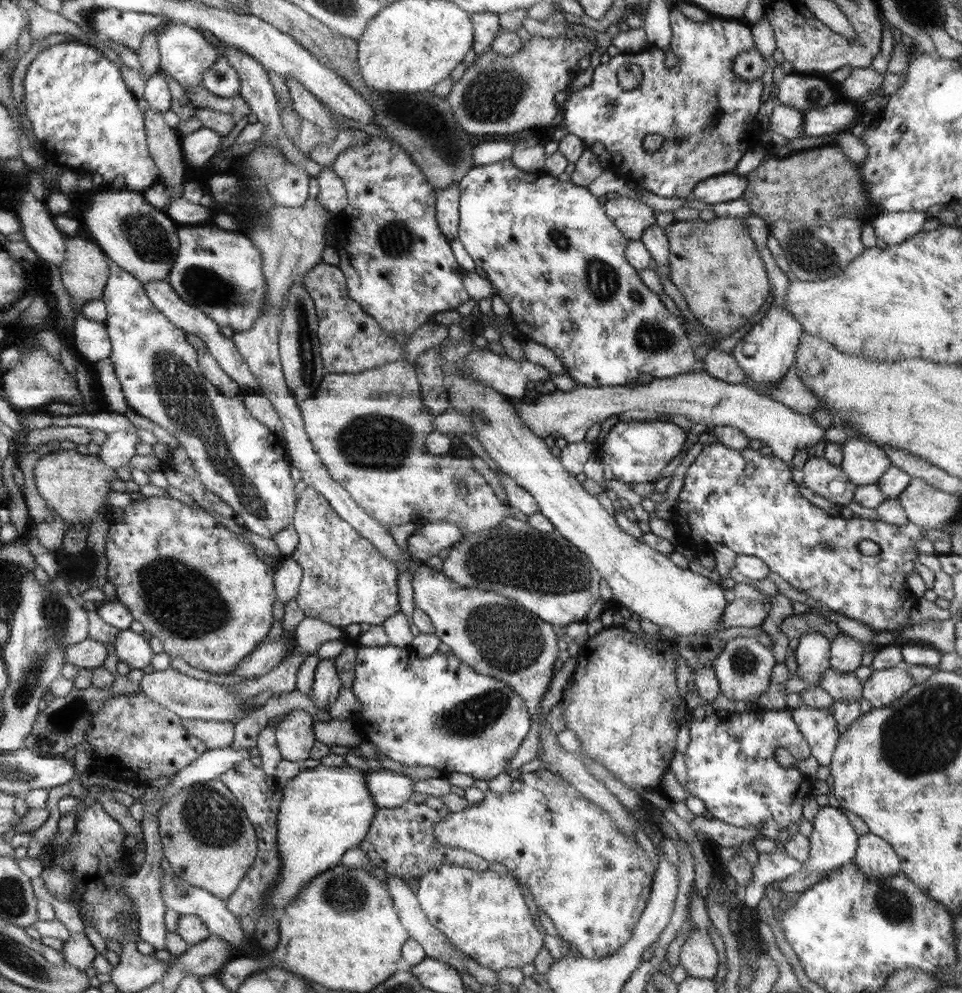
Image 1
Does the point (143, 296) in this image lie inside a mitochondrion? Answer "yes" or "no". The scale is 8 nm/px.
no

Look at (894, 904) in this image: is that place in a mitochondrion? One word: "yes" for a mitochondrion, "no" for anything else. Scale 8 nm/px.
yes

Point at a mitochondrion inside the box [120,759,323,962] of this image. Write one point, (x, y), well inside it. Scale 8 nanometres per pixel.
(209, 817)

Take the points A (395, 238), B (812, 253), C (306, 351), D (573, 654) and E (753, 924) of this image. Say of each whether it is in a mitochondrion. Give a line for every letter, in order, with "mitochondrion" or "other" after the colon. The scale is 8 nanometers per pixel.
A: mitochondrion
B: mitochondrion
C: mitochondrion
D: other
E: other

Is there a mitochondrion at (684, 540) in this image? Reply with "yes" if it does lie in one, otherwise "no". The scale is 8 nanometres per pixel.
no

